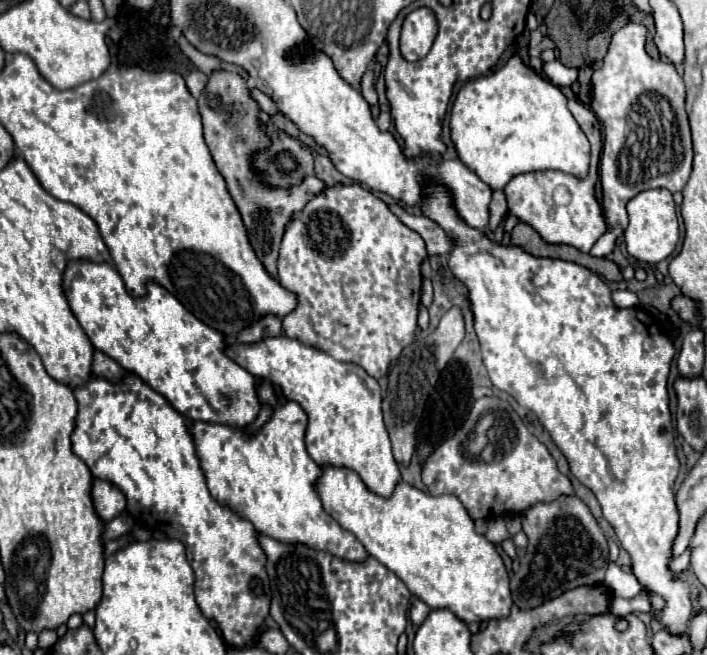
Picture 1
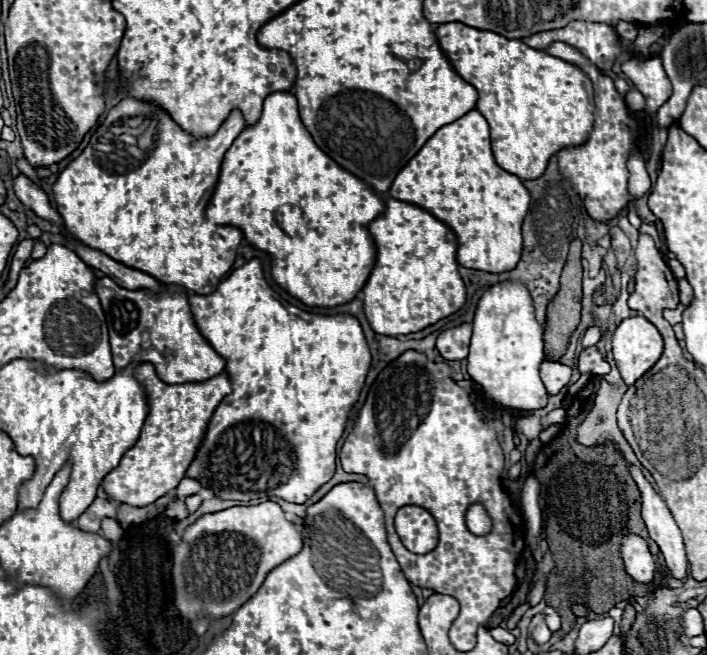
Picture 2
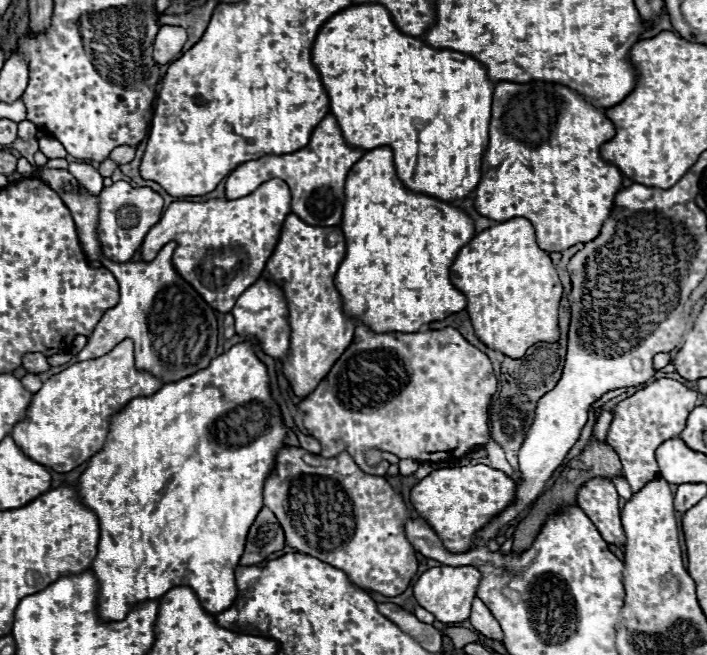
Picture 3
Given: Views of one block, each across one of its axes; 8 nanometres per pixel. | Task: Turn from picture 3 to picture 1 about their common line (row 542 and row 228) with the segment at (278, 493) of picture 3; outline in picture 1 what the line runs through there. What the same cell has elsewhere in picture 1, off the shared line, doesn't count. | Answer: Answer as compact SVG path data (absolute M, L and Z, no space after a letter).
M358 184L326 188L306 204L282 238L278 282L296 296L296 308L282 318L286 336L316 346L336 360L358 364L372 378L382 378L388 372L390 362L394 362L402 348L414 340L422 288L420 264L426 256L420 234L402 224L370 190Z

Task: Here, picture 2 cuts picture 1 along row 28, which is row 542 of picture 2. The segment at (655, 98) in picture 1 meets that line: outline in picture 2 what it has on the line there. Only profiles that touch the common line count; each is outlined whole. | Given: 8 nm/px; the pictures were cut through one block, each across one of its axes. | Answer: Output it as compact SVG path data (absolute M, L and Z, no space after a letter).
M626 534L620 540L620 554L624 560L626 574L634 578L640 584L650 584L654 580L656 564L648 550L648 544L644 538L636 534Z

